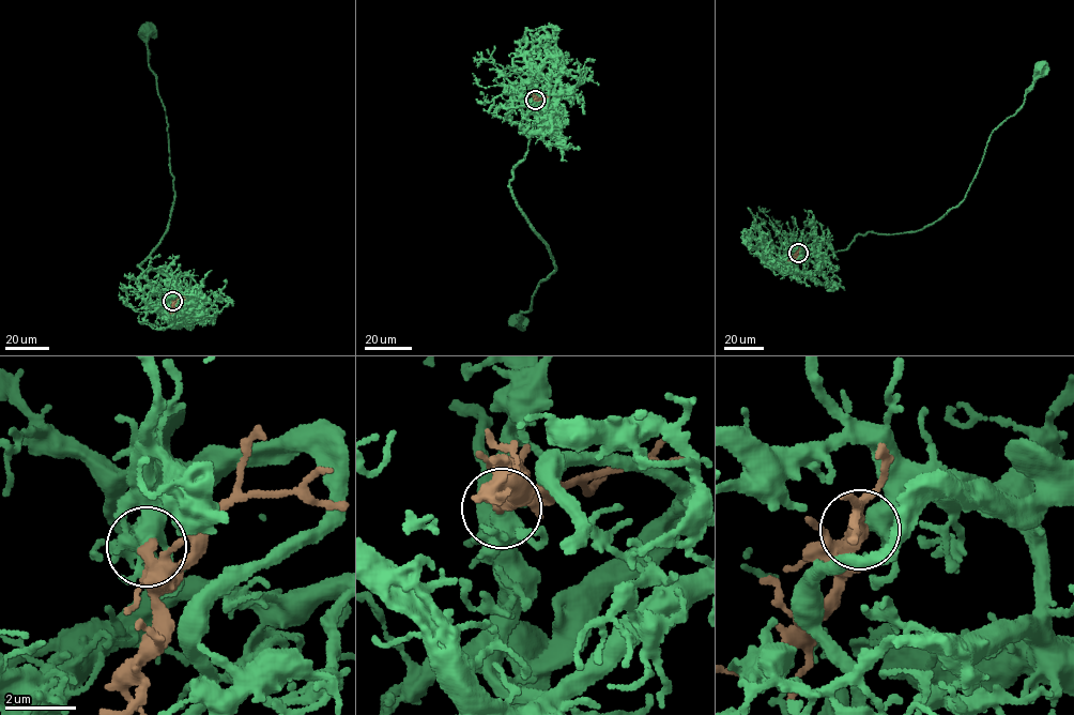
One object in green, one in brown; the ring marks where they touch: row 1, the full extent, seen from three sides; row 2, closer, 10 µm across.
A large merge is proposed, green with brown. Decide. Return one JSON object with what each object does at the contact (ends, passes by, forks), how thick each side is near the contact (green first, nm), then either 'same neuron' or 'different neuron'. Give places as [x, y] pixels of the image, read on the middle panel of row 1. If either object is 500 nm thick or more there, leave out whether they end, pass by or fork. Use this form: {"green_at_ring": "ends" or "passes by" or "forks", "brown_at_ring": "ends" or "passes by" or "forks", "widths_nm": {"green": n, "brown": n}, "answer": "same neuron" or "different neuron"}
{"green_at_ring": "forks", "brown_at_ring": "ends", "widths_nm": {"green": 360, "brown": 440}, "answer": "same neuron"}

